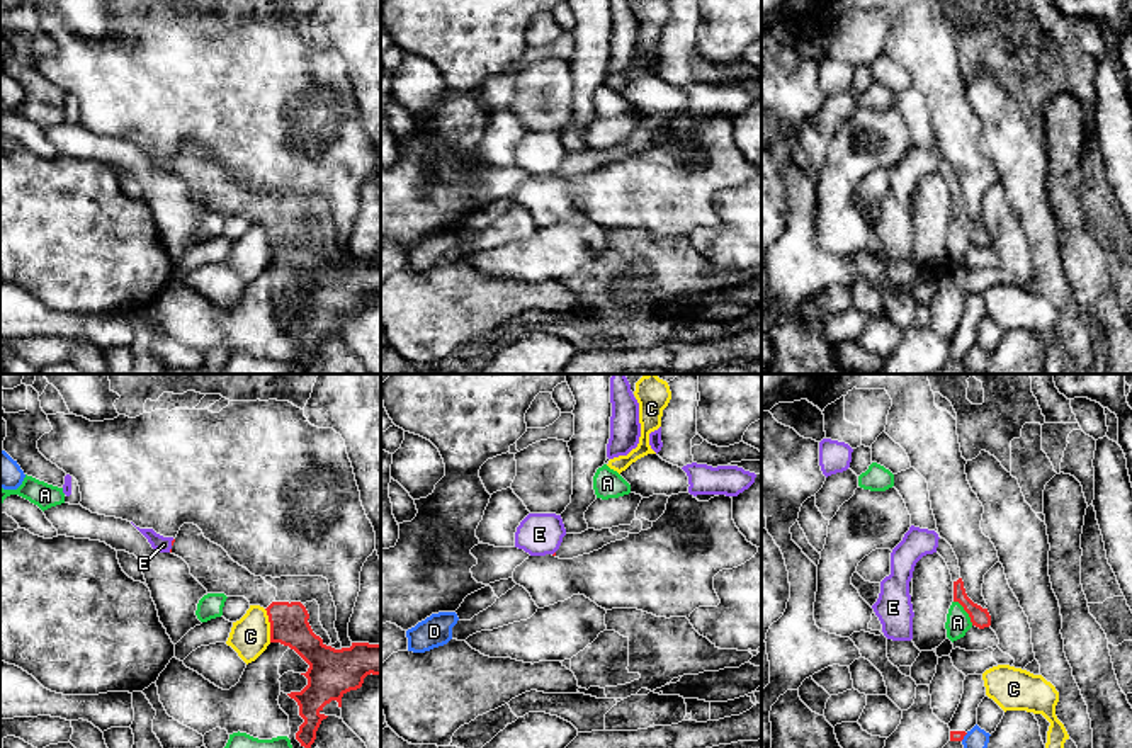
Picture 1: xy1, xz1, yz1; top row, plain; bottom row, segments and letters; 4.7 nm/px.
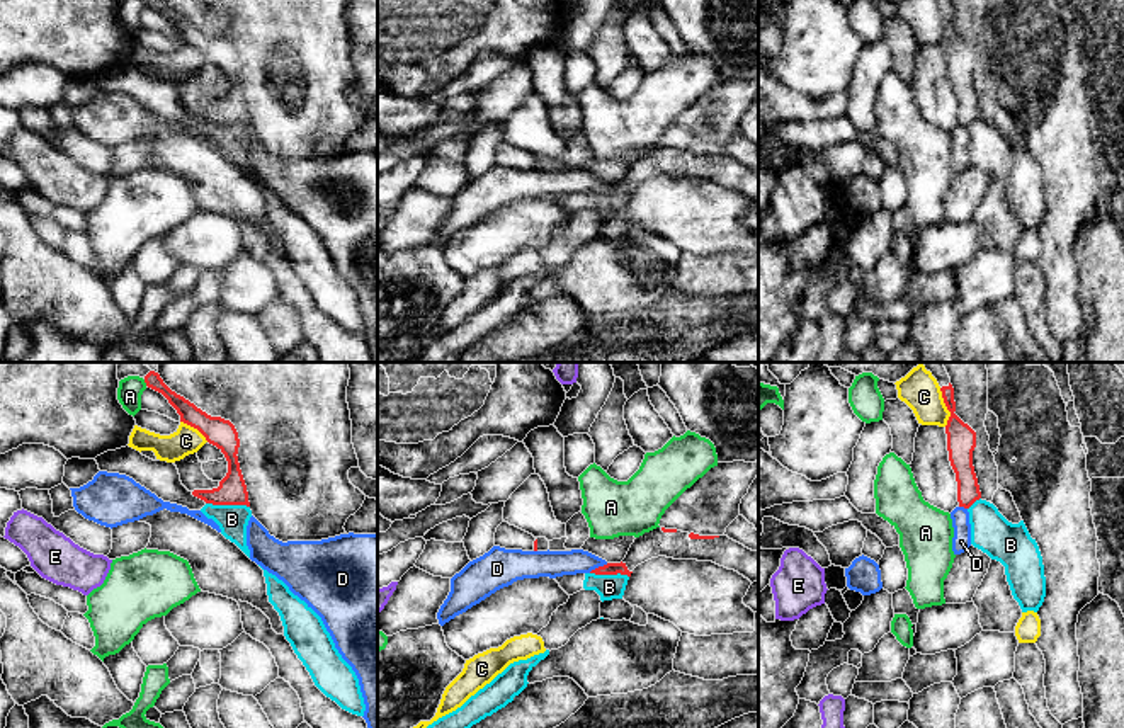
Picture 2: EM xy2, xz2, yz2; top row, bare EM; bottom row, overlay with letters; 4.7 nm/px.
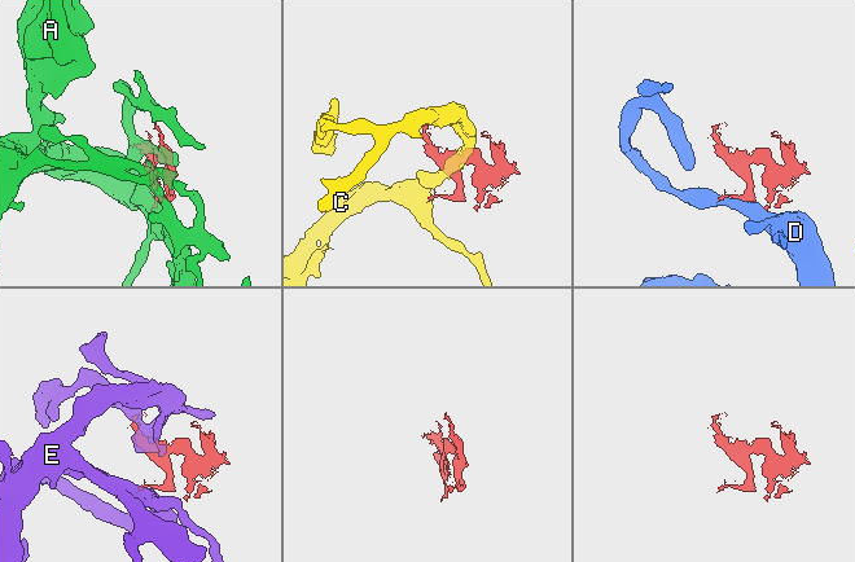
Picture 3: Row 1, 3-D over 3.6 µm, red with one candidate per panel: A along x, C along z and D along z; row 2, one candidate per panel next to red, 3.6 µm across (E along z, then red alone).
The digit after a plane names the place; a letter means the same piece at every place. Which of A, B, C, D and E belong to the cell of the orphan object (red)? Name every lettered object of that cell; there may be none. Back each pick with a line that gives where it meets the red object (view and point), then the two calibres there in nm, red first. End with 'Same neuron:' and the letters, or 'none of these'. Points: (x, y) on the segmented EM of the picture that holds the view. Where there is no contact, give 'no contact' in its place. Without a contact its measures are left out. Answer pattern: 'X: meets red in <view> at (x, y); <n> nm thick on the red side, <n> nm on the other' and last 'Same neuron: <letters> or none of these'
Same neuron: none of these

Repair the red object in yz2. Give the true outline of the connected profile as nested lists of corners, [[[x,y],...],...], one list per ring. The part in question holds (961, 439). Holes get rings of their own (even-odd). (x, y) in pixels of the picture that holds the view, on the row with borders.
[[[949,383],[940,388],[944,403],[951,412],[945,425],[949,461],[956,473],[959,507],[969,509],[981,498],[978,478],[973,466],[973,451],[976,447],[976,432],[964,424],[954,412],[954,388]]]

